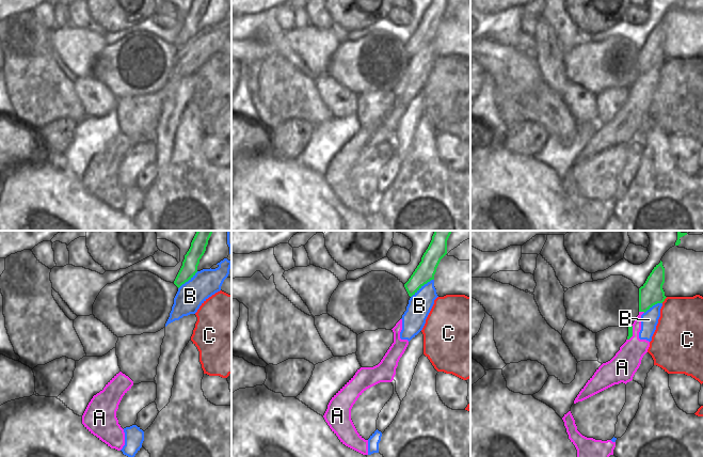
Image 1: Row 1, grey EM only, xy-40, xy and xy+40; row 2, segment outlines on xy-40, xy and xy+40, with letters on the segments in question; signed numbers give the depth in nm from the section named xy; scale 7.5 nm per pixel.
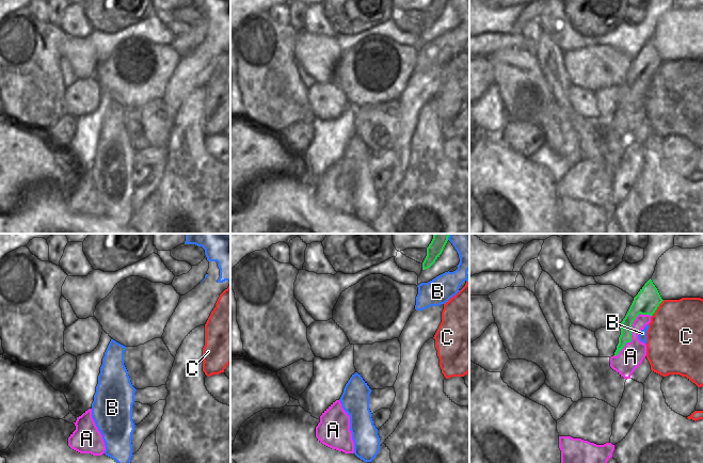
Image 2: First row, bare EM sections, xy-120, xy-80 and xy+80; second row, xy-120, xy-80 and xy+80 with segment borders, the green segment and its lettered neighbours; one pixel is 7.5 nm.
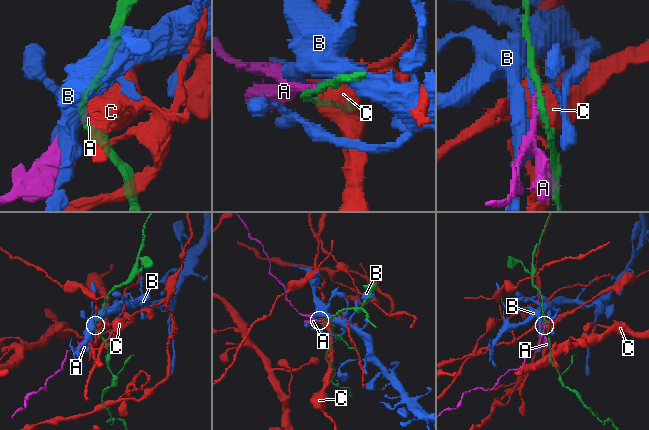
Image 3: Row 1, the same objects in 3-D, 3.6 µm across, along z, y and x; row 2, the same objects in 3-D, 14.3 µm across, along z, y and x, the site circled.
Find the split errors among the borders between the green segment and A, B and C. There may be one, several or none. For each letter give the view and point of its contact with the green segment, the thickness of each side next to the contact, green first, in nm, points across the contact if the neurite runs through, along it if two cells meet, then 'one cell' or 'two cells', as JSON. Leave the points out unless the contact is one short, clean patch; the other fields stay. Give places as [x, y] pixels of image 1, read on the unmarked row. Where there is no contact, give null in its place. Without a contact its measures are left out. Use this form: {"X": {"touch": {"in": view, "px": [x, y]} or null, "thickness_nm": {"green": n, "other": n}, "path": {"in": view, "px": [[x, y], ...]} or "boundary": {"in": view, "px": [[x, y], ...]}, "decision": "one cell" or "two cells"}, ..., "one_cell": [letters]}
{"A": {"touch": {"in": "xy+40", "px": [642, 72]}, "thickness_nm": {"green": 170, "other": 100}, "decision": "two cells"}, "B": {"touch": {"in": "xy", "px": [421, 46]}, "thickness_nm": {"green": 150, "other": 180}, "decision": "two cells"}, "C": {"touch": {"in": "xy+40", "px": [664, 61]}, "thickness_nm": {"green": 170, "other": 340}, "decision": "two cells"}, "one_cell": []}

